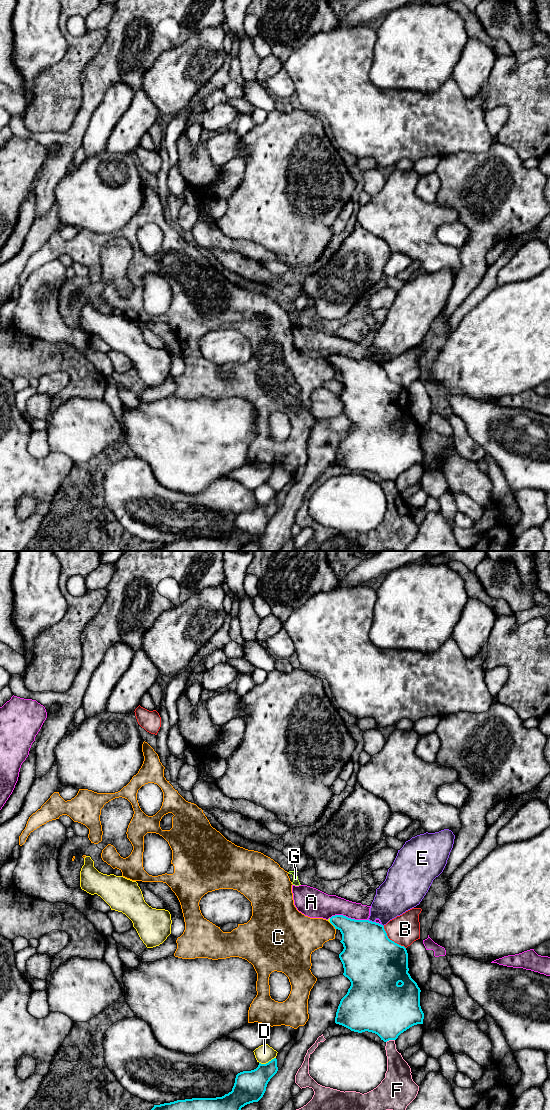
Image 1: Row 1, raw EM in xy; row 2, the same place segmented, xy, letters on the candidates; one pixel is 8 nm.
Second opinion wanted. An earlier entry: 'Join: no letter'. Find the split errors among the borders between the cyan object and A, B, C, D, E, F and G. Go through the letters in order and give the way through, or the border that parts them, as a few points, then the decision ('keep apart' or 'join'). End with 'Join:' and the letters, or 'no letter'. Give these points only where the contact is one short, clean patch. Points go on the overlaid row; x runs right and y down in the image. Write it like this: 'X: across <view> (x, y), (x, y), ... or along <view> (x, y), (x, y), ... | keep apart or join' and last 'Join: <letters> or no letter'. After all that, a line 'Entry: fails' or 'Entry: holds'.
A: along xy (330, 917), (345, 915), (369, 921) | keep apart
B: keep apart
C: keep apart
D: keep apart
E: keep apart
F: keep apart
G: across xy (357, 935), (343, 923), (330, 920), (329, 918) | join
Join: G
Entry: fails

